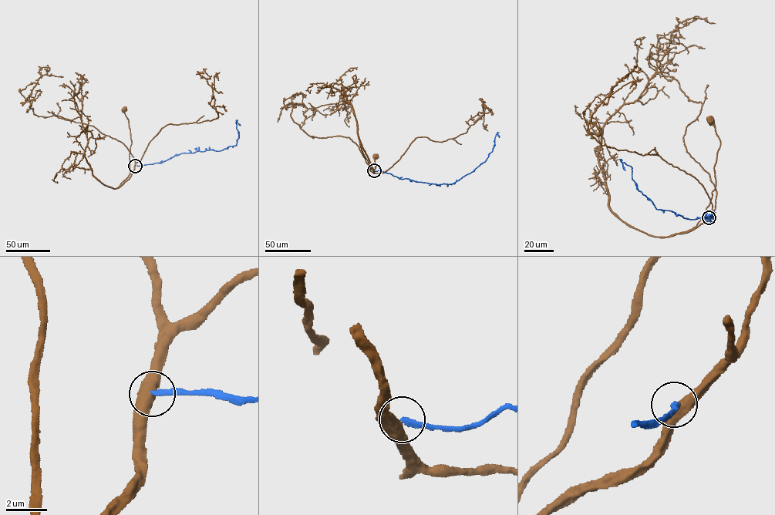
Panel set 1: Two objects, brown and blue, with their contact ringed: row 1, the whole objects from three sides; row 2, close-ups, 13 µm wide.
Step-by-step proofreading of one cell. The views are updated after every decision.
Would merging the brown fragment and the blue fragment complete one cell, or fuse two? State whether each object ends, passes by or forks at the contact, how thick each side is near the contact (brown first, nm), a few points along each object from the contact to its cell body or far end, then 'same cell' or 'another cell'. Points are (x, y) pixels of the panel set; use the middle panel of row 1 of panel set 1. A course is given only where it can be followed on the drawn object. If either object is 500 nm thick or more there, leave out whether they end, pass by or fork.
calibres 500 and 260 nm; course brown (374, 170), (359, 141), (362, 150), (372, 169), (376, 166), (375, 156); course blue (374, 170), (382, 170), (400, 179), (453, 183), (485, 161), (494, 146), (496, 134), (499, 137); another cell

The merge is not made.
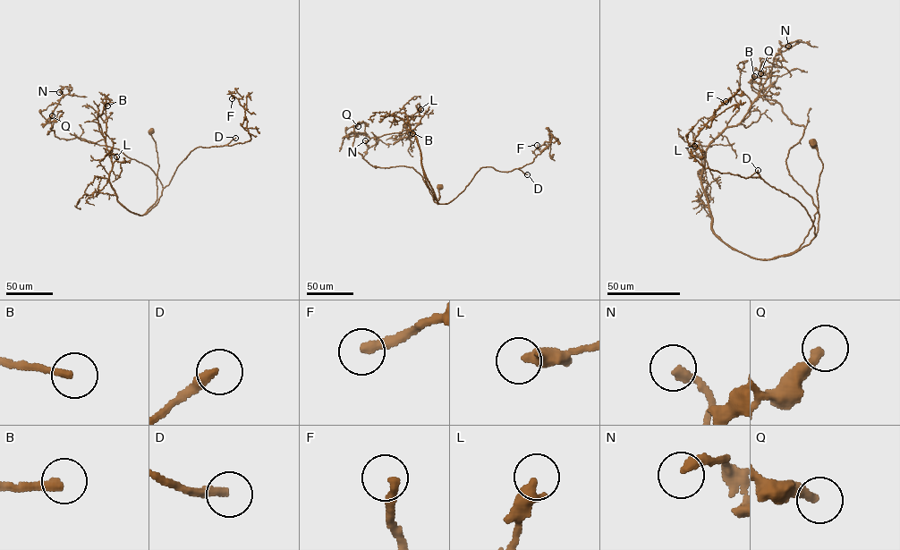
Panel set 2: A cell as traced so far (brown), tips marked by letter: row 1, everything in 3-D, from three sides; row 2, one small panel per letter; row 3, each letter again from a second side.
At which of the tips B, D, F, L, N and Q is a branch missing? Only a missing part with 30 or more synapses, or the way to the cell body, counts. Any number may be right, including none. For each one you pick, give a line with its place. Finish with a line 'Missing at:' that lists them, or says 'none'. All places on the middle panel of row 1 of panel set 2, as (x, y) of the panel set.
D: place (527, 174)
F: place (537, 145)
Missing at: D, F

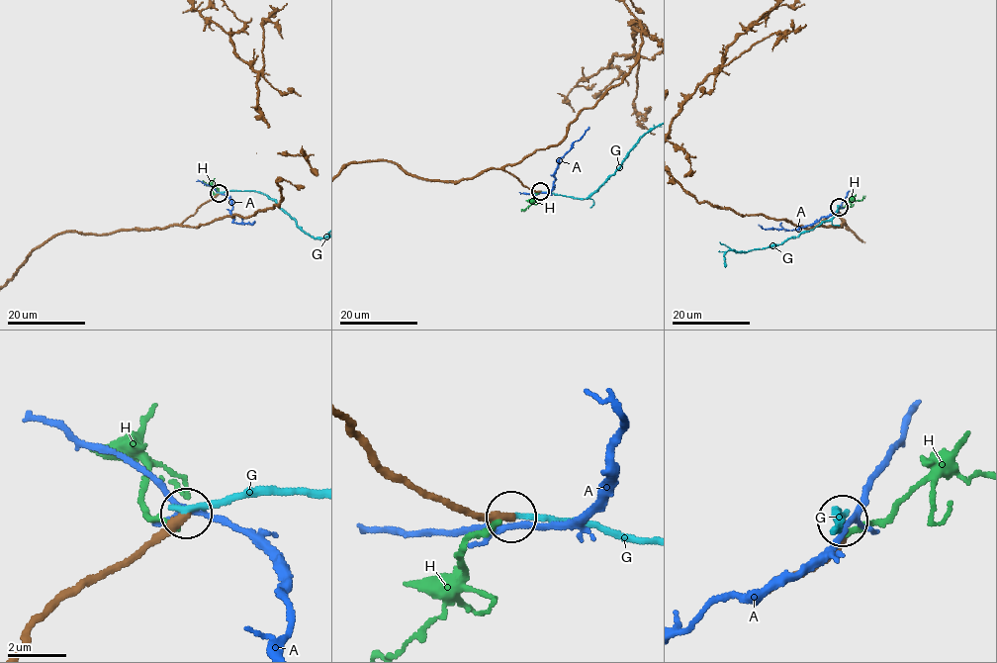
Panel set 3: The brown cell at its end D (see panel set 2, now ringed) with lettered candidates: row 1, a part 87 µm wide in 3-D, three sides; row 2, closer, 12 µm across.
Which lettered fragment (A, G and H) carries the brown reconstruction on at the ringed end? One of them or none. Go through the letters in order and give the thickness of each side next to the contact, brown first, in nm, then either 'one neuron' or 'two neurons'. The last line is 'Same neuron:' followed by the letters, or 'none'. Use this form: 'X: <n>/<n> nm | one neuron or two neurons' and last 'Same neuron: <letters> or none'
A: 300/160 nm | two neurons
G: 300/240 nm | two neurons
H: 360/200 nm | two neurons
Same neuron: none

